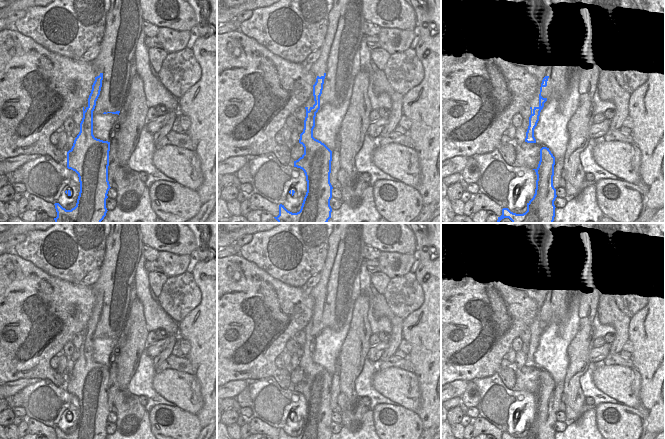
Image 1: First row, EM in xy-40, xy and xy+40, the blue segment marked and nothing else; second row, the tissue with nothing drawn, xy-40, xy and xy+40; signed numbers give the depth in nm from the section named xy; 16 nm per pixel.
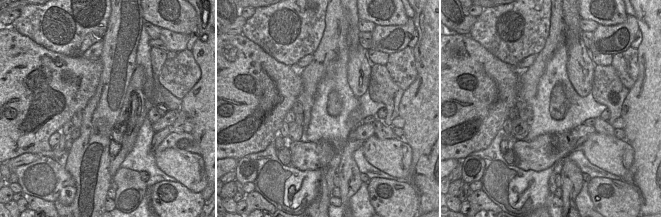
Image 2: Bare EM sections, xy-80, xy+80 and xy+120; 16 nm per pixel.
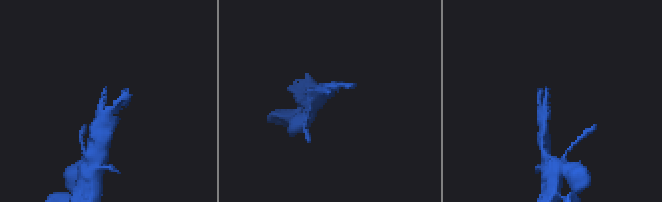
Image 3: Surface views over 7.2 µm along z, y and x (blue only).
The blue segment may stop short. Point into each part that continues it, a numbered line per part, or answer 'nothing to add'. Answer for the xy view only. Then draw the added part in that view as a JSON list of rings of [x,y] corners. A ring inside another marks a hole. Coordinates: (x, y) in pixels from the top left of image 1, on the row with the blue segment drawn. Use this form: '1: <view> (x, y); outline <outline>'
1: xy (340, 52); outline [[[333,0],[333,7],[328,14],[327,33],[322,46],[319,48],[321,54],[319,58],[309,66],[310,71],[315,77],[314,84],[318,76],[325,77],[322,94],[320,96],[320,108],[324,104],[331,104],[334,107],[339,107],[346,100],[351,78],[356,77],[360,71],[360,43],[364,35],[364,22],[365,19],[362,13],[361,0]]]

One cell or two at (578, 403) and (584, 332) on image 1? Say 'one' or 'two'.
one

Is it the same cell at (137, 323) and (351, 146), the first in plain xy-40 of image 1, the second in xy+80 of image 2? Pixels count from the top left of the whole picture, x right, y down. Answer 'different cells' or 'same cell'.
same cell

